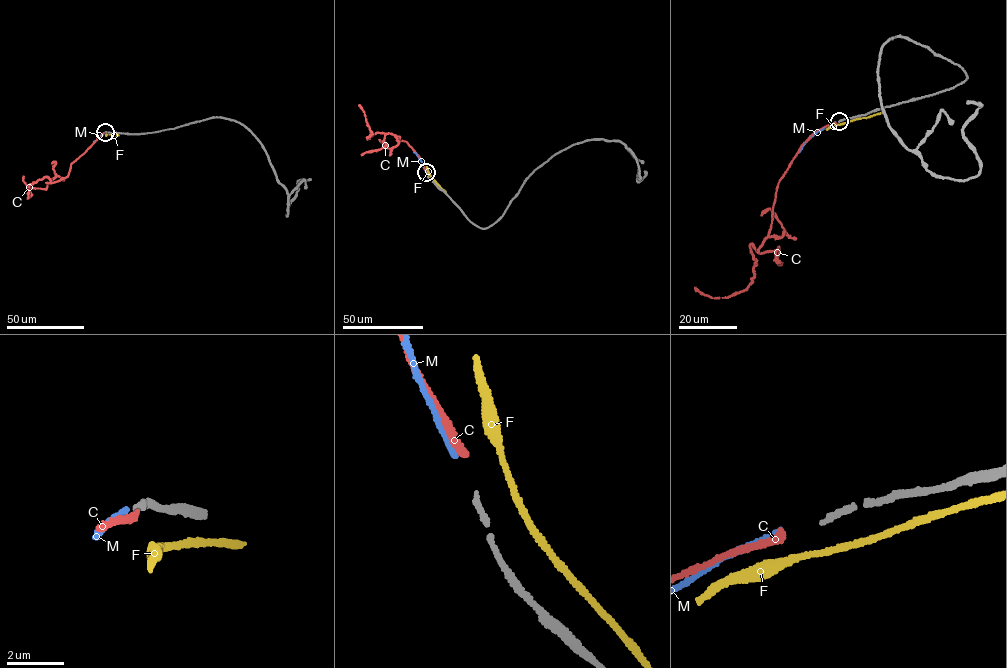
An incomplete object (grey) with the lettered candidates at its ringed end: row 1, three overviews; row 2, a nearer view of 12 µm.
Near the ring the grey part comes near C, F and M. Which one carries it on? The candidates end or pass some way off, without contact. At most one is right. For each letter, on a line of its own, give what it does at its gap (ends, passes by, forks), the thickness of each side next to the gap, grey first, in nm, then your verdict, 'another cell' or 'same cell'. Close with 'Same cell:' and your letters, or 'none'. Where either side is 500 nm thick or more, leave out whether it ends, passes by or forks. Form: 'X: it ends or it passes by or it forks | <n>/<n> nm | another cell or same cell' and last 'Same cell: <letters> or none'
C: it ends | 190/300 nm | another cell
F: it passes by | 190/200 nm | another cell
M: it ends | 190/200 nm | same cell
Same cell: M

